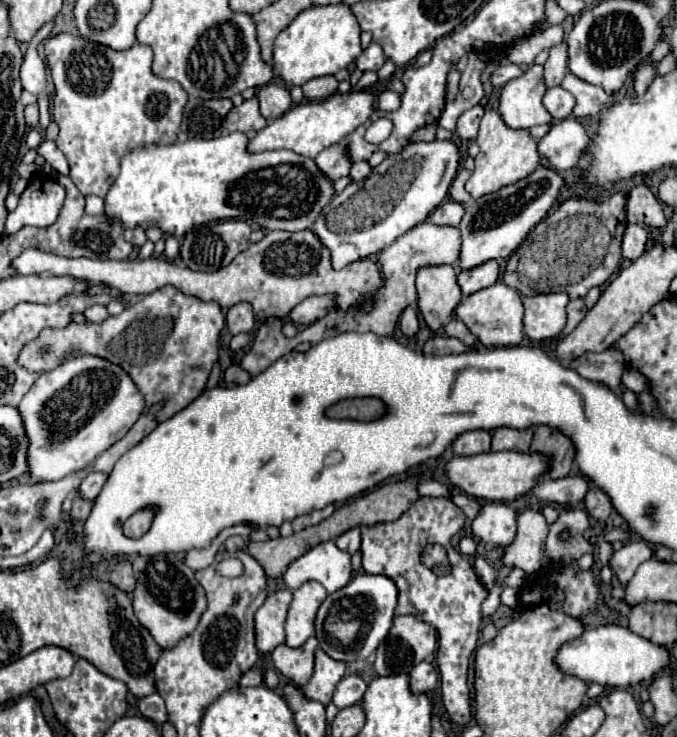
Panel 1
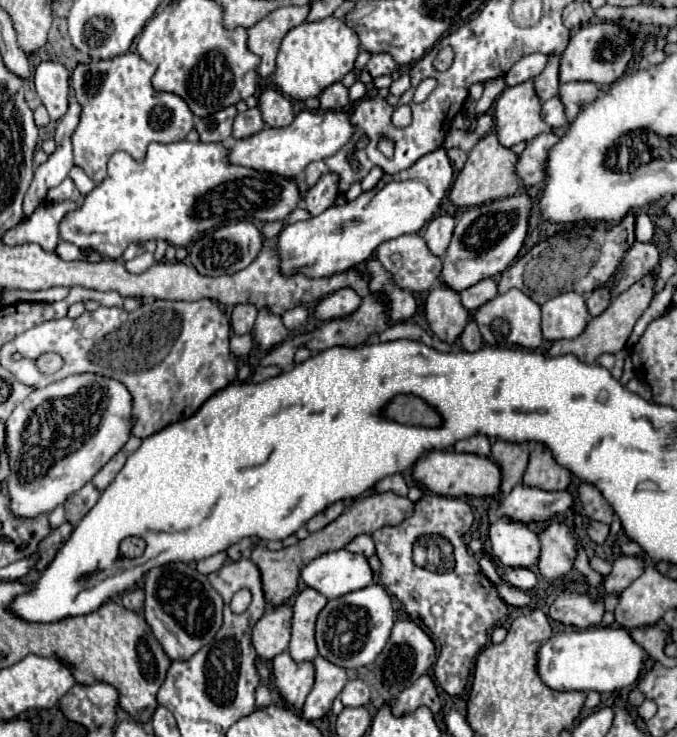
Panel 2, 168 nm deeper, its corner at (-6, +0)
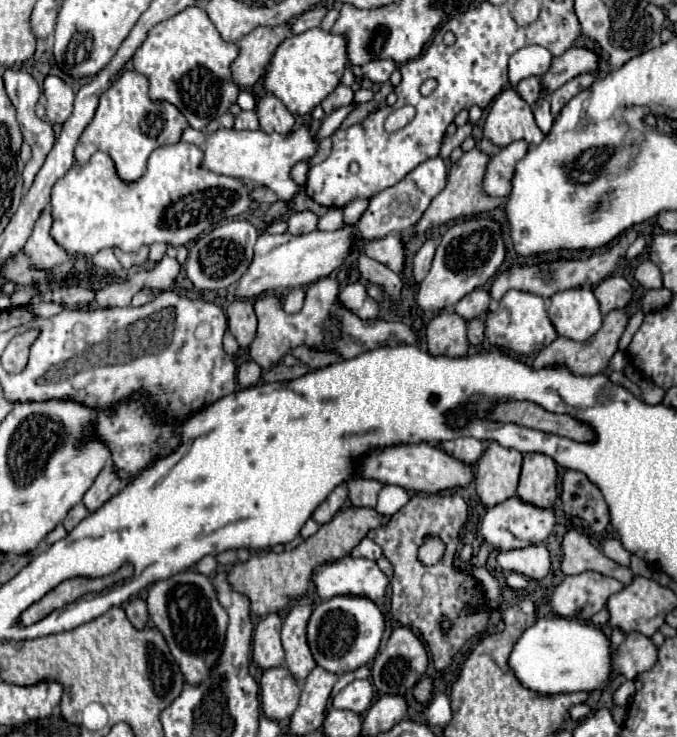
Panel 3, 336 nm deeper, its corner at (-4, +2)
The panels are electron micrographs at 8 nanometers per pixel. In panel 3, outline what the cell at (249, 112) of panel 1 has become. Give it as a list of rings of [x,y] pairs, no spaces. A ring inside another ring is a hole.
[[[252,110],[252,112],[240,112],[236,116],[236,124],[234,124],[234,130],[258,130],[260,124],[258,124],[258,114]]]

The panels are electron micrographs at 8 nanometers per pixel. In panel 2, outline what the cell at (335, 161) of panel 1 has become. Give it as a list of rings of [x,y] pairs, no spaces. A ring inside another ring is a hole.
[[[324,174],[316,186],[312,186],[306,194],[306,210],[310,212],[310,216],[318,216],[320,212],[324,212],[326,208],[332,206],[334,198],[336,198],[336,184],[338,184],[338,176],[336,174]]]

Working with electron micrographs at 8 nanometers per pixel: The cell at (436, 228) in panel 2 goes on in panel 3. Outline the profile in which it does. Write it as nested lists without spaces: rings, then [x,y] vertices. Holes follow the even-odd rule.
[[[428,238],[422,244],[422,248],[418,250],[418,254],[414,256],[414,278],[416,278],[416,282],[420,282],[428,274],[430,264],[432,264],[432,258],[436,254],[436,246],[438,246],[436,238]]]

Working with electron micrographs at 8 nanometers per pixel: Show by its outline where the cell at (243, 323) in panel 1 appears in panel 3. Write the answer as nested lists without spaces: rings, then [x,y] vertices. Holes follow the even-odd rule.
[[[238,298],[226,308],[228,330],[234,334],[240,346],[248,346],[256,334],[256,312],[250,300]]]

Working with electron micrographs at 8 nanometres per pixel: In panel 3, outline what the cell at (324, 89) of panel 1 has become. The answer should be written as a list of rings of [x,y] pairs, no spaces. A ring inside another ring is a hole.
[[[338,84],[336,90],[326,96],[326,100],[322,102],[322,108],[324,108],[326,114],[330,114],[332,110],[336,110],[336,108],[340,108],[340,106],[344,106],[344,104],[350,104],[352,100],[354,100],[354,92],[352,92],[348,86]]]

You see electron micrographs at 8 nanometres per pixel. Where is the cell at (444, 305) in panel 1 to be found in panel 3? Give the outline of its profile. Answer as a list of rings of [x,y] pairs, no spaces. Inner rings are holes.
[[[446,308],[436,312],[426,328],[428,352],[434,356],[462,356],[468,350],[466,320]]]

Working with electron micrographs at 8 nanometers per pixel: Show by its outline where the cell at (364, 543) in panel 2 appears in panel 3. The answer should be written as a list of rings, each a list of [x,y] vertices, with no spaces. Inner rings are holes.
[[[364,538],[364,540],[350,552],[350,556],[354,556],[354,558],[378,560],[378,558],[382,556],[382,548],[380,548],[376,542],[372,542],[370,538]]]

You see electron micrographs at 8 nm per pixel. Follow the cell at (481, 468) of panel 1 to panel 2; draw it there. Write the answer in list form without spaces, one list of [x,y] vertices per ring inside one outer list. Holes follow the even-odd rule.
[[[432,450],[430,454],[424,452],[420,460],[416,460],[412,468],[412,478],[426,486],[430,492],[440,496],[492,496],[500,492],[500,468],[490,460],[476,454],[456,454],[444,450]]]

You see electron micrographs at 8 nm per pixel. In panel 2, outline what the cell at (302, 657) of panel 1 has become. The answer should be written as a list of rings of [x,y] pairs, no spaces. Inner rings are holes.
[[[288,652],[278,654],[272,660],[274,684],[286,704],[294,710],[300,710],[308,692],[314,684],[314,666],[312,662],[294,662]]]

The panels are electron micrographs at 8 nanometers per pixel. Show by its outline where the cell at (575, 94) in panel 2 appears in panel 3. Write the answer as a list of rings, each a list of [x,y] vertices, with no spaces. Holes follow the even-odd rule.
[[[580,74],[580,76],[576,76],[576,78],[568,80],[564,86],[560,86],[556,92],[552,92],[552,94],[550,94],[550,104],[552,104],[552,114],[554,114],[554,118],[558,118],[560,112],[562,112],[562,108],[564,108],[578,92],[586,90],[594,80],[596,80],[594,74]]]

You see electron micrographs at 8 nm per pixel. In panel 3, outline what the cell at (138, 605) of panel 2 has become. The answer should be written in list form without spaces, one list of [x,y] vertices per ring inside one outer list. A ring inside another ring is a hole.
[[[132,598],[128,604],[124,604],[124,610],[126,610],[128,620],[134,626],[138,626],[138,628],[144,628],[146,626],[148,612],[146,612],[146,602],[142,598]]]

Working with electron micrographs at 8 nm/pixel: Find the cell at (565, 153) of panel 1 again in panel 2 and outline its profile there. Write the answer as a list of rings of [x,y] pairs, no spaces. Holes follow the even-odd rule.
[[[554,132],[540,134],[528,142],[526,150],[520,154],[518,164],[516,164],[516,176],[520,178],[522,188],[540,186],[544,182],[544,178],[546,178],[546,174],[544,174],[546,154],[556,142],[558,142],[558,136]]]

